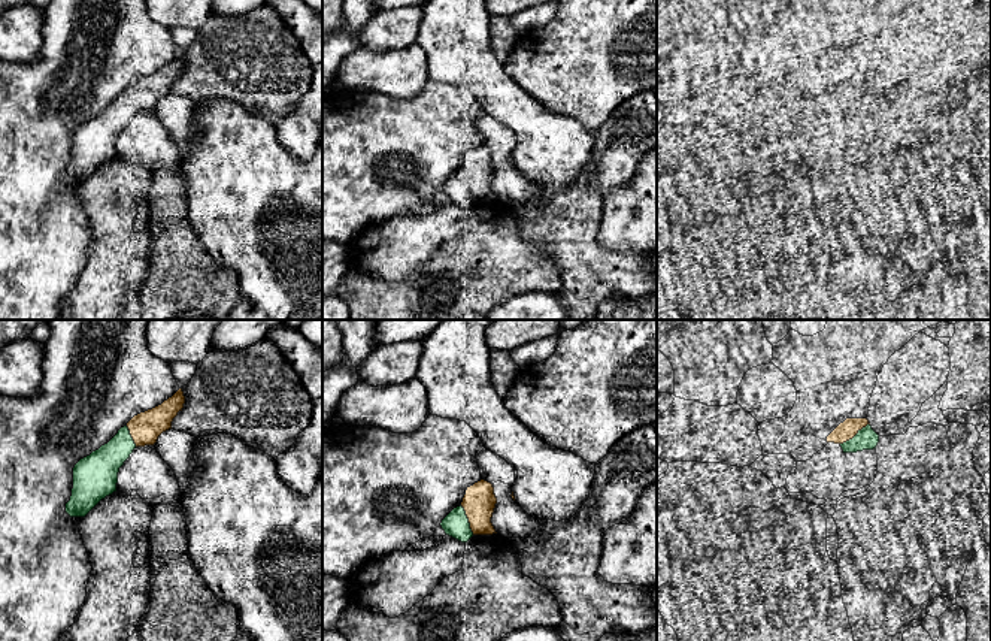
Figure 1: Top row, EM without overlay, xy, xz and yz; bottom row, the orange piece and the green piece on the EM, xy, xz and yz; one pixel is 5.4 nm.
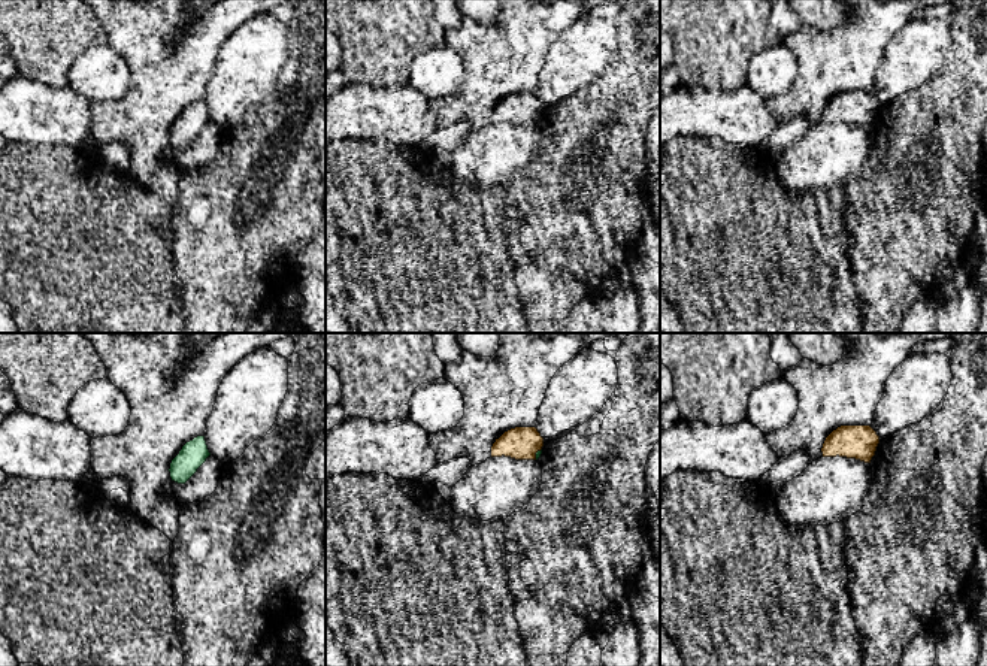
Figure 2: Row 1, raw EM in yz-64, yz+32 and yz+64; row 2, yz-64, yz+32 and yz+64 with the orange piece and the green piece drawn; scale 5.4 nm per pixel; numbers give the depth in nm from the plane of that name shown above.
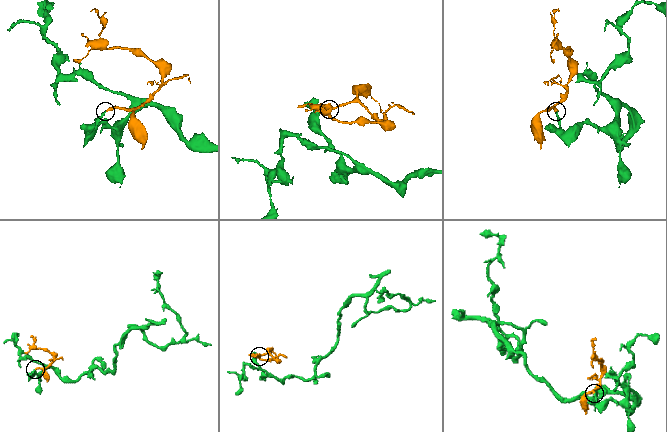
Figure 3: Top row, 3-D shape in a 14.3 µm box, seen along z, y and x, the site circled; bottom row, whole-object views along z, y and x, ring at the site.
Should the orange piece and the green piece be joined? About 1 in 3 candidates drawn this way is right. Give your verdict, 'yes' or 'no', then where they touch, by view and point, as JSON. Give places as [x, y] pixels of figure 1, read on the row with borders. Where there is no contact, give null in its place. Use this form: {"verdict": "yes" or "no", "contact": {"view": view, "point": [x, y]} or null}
{"verdict": "yes", "contact": {"view": "yz", "point": [854, 435]}}

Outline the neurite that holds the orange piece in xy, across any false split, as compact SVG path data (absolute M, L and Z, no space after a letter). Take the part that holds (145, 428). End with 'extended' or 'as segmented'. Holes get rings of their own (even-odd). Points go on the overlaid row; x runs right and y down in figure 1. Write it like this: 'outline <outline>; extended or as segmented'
outline M179 388L161 405L134 415L107 444L81 459L73 468L73 489L66 513L85 517L101 499L116 492L119 468L133 450L154 445L163 432L172 429L184 403L185 396Z; extended

